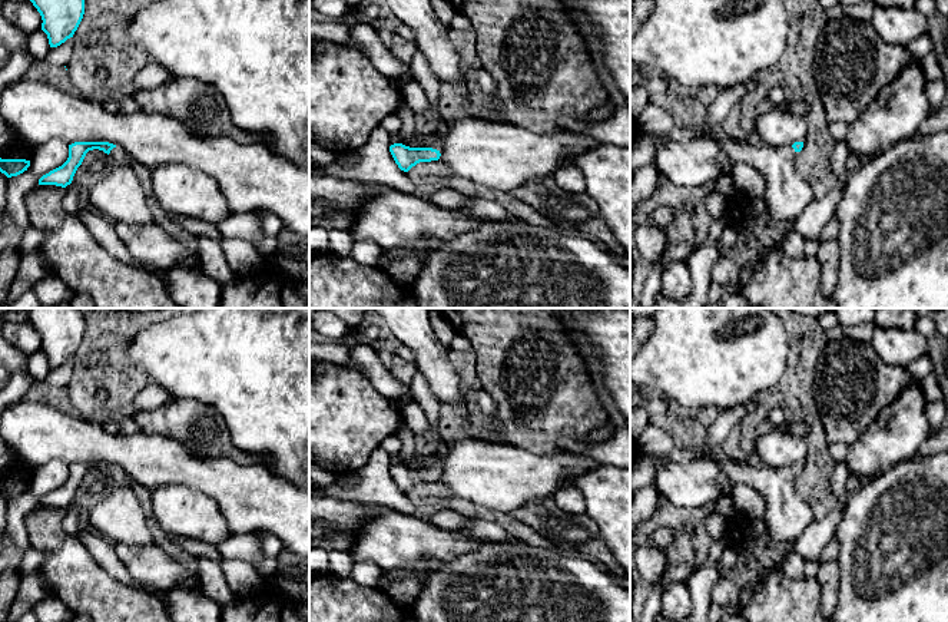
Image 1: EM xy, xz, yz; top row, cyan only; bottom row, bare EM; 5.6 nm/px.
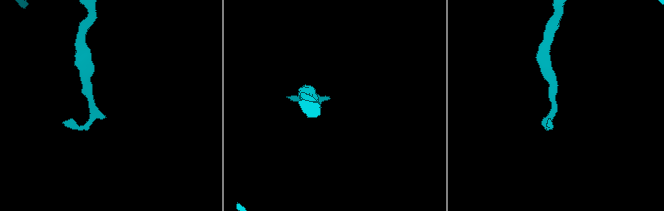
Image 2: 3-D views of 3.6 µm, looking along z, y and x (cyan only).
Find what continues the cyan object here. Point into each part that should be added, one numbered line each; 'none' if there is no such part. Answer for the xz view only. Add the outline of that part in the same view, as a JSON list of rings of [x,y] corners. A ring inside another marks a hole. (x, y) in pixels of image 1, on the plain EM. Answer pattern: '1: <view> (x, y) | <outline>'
1: xz (420, 387) | [[[420,370],[415,371],[411,380],[410,388],[414,394],[414,401],[421,406],[421,408],[424,410],[430,421],[430,431],[437,434],[435,441],[434,441],[435,459],[432,464],[430,466],[430,469],[441,472],[442,466],[440,461],[440,456],[444,453],[447,443],[444,441],[444,439],[440,436],[440,431],[438,431],[440,401],[432,394],[428,381],[425,380],[424,374]]]

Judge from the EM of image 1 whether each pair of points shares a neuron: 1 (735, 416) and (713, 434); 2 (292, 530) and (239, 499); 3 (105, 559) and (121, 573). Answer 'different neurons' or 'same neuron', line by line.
1: same neuron
2: same neuron
3: same neuron

